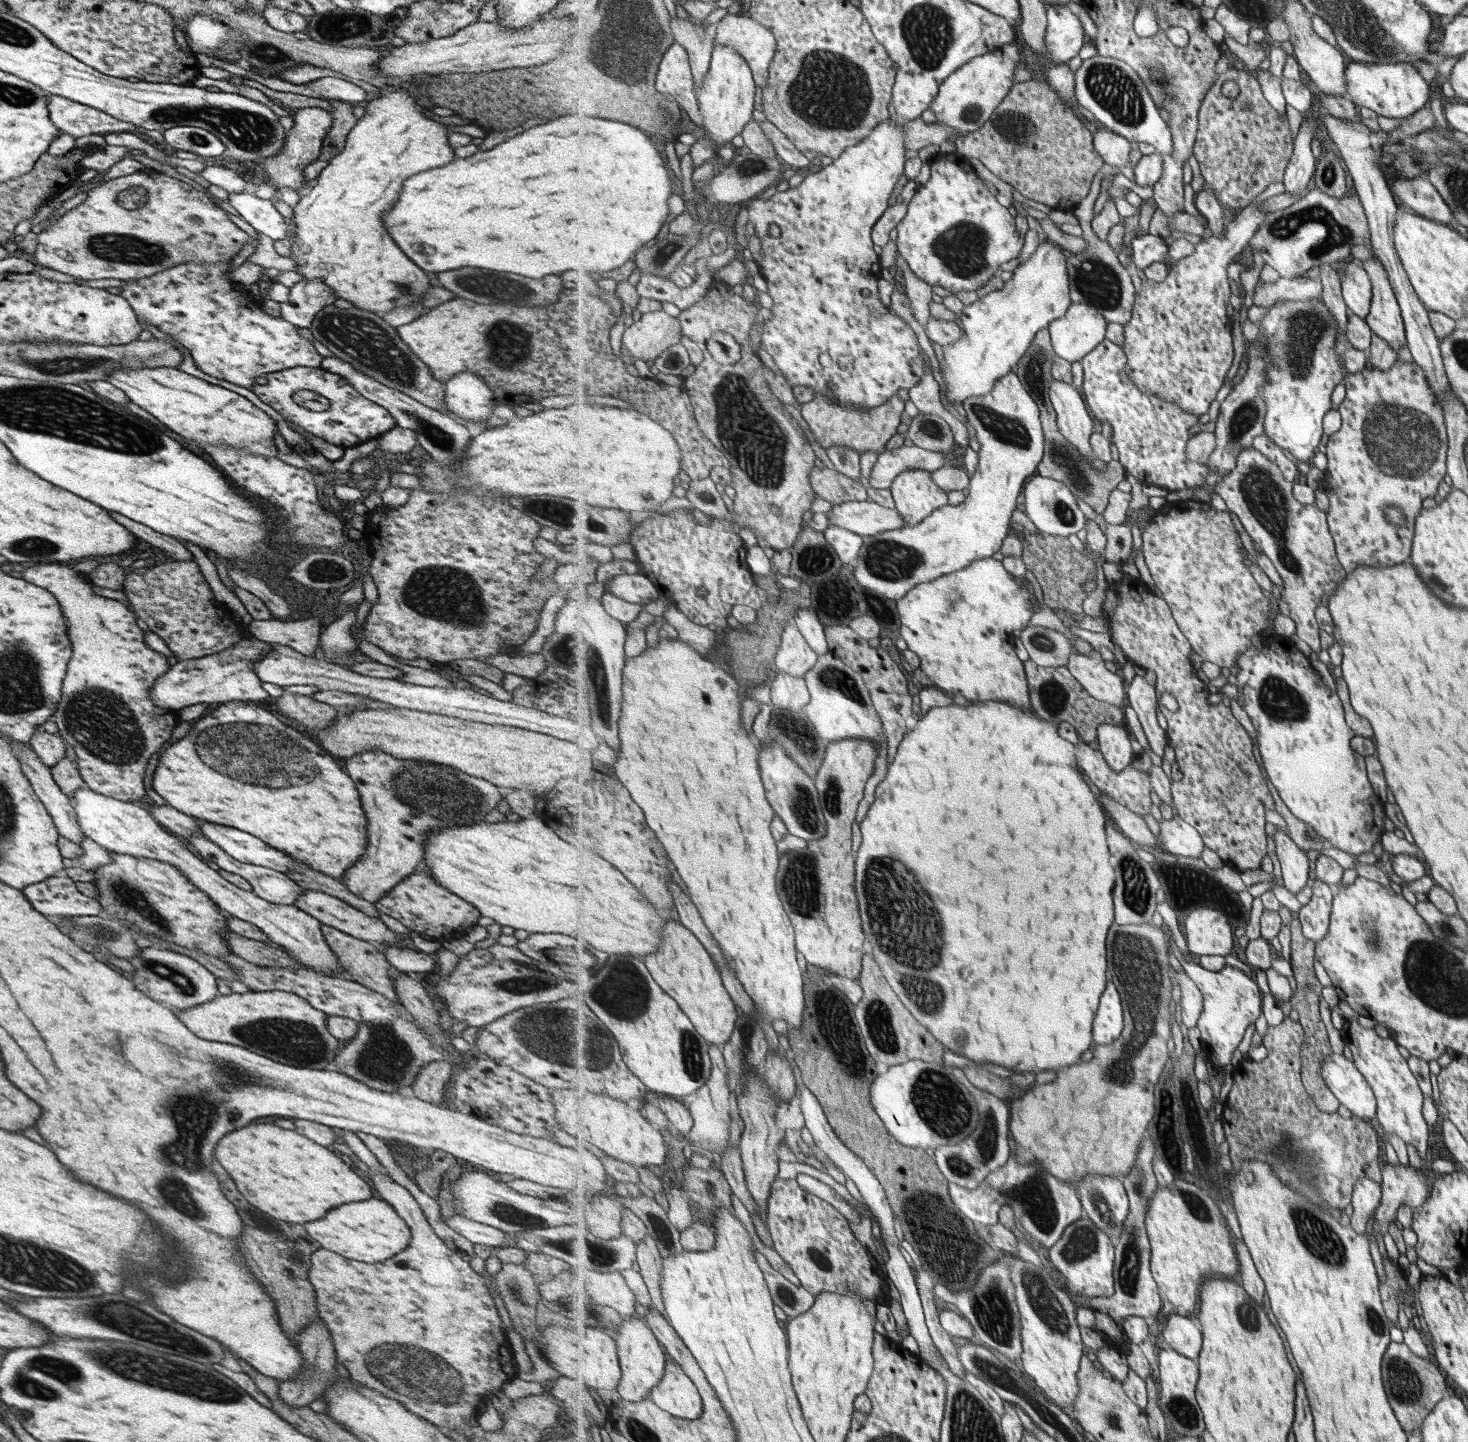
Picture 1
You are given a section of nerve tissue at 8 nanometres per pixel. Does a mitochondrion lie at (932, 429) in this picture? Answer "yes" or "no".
yes

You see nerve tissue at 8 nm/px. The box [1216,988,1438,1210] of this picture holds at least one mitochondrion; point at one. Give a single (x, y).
(1286, 1151)

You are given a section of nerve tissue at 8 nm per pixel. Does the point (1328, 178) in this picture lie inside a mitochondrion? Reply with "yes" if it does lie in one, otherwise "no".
yes

